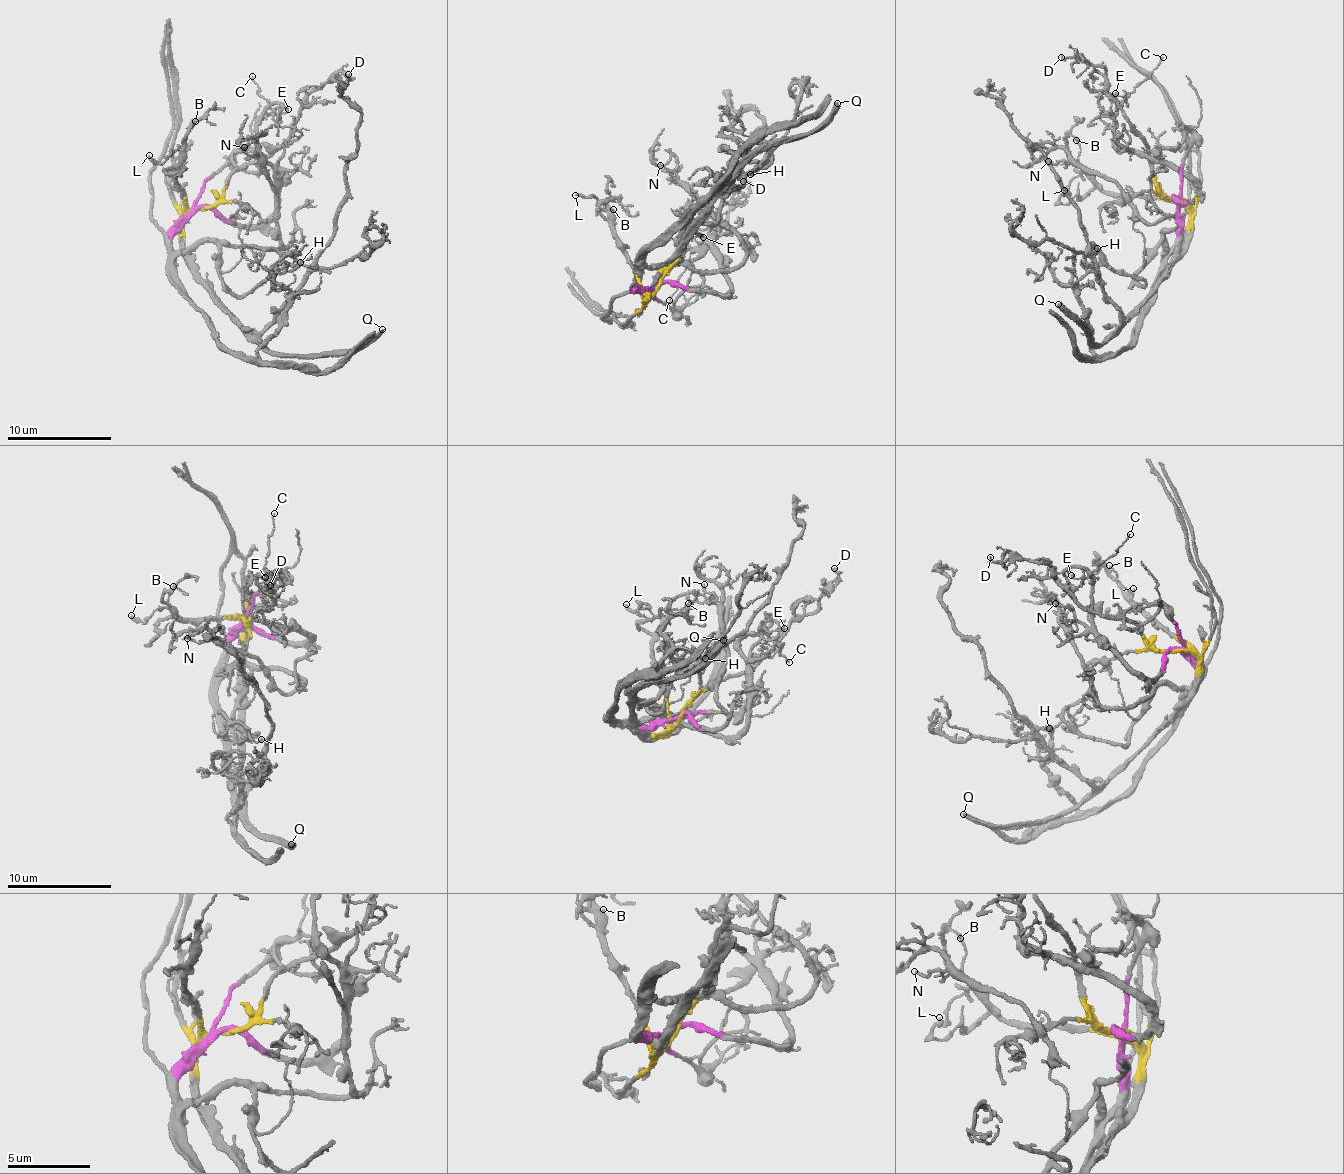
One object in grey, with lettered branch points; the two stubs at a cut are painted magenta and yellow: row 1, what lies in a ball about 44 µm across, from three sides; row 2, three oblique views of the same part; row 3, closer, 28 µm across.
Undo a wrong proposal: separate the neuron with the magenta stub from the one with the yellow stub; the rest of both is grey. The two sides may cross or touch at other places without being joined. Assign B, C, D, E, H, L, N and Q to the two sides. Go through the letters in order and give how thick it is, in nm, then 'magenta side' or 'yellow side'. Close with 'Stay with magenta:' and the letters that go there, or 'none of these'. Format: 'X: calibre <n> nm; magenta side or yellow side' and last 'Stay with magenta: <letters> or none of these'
B: calibre 120 nm; yellow side
C: calibre 110 nm; magenta side
D: calibre 160 nm; yellow side
E: calibre 130 nm; magenta side
H: calibre 150 nm; magenta side
L: calibre 200 nm; yellow side
N: calibre 180 nm; magenta side
Q: calibre 300 nm; yellow side
Stay with magenta: C, E, H, N

